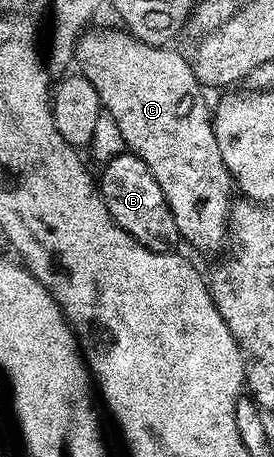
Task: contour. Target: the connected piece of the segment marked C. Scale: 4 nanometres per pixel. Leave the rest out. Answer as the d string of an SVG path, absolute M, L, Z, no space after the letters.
M128 30L91 31L83 31L76 42L75 64L77 62L81 67L78 68L80 75L95 86L104 115L115 118L126 149L147 162L147 170L155 174L155 182L159 182L163 198L167 198L167 206L171 206L178 237L201 252L220 253L227 244L229 212L235 203L235 181L229 172L227 157L219 150L213 129L215 120L209 117L206 93L193 73L192 63L186 57L184 60L179 53L172 52L172 47L154 46L136 40Z

